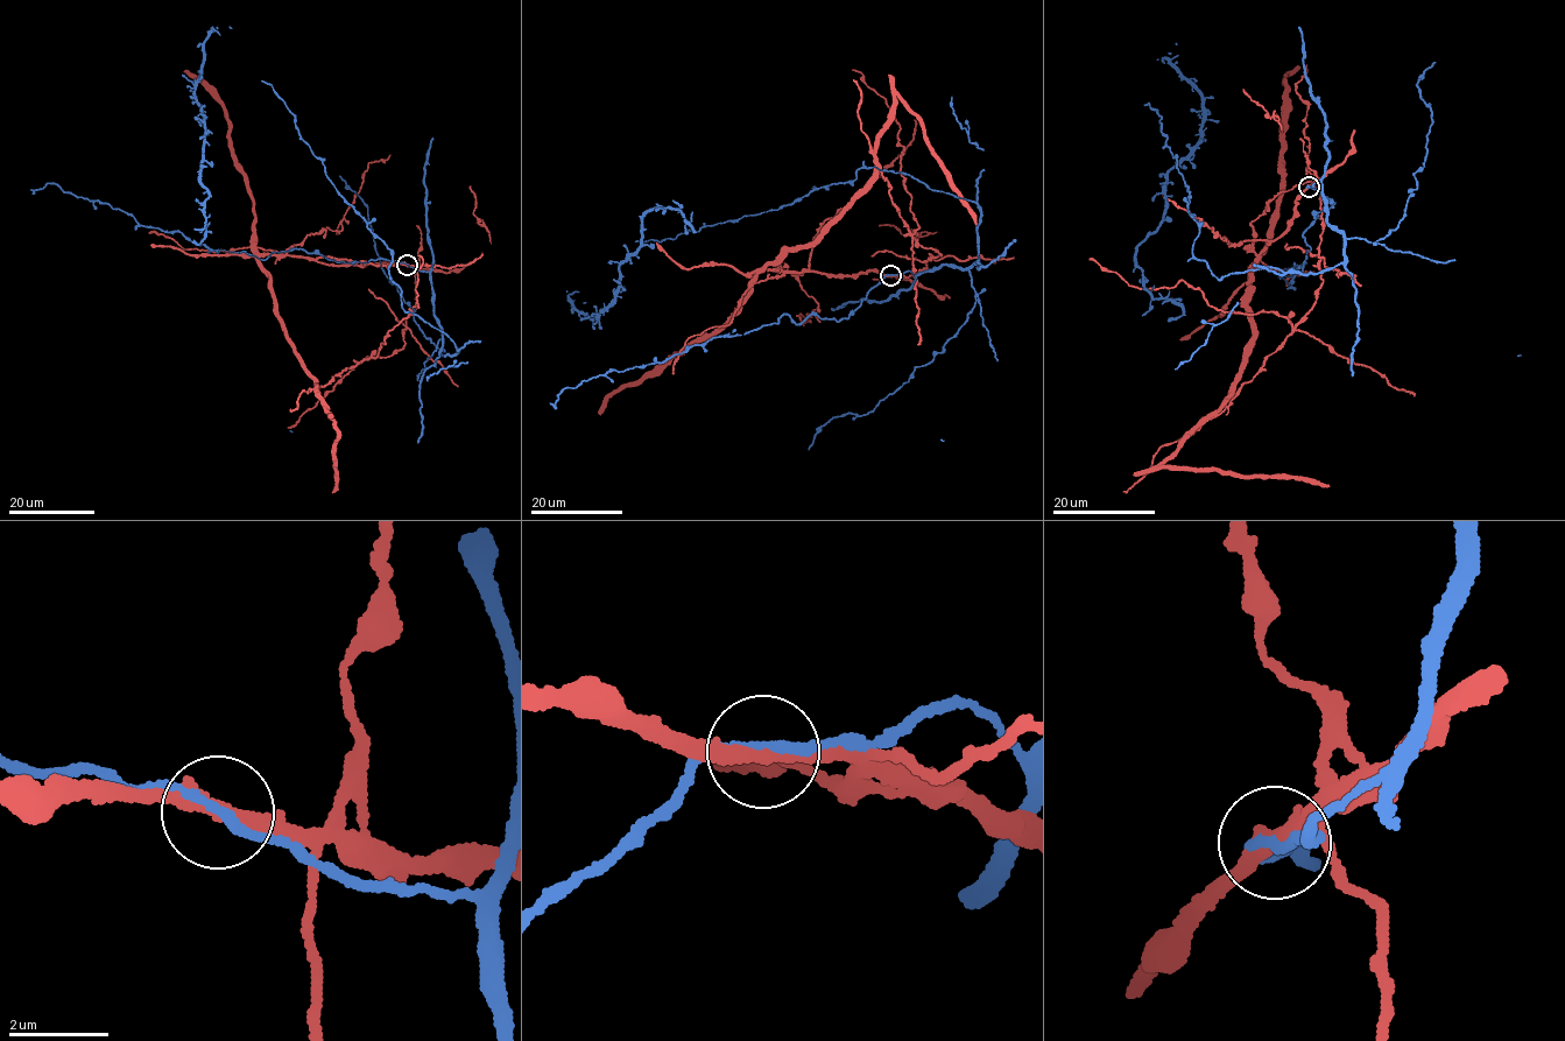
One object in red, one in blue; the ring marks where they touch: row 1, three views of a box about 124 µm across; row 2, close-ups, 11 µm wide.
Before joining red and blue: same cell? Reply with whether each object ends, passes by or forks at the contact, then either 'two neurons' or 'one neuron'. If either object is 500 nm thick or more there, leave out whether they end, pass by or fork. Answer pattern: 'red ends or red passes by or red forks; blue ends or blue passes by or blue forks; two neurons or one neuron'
red passes by; blue passes by; two neurons

